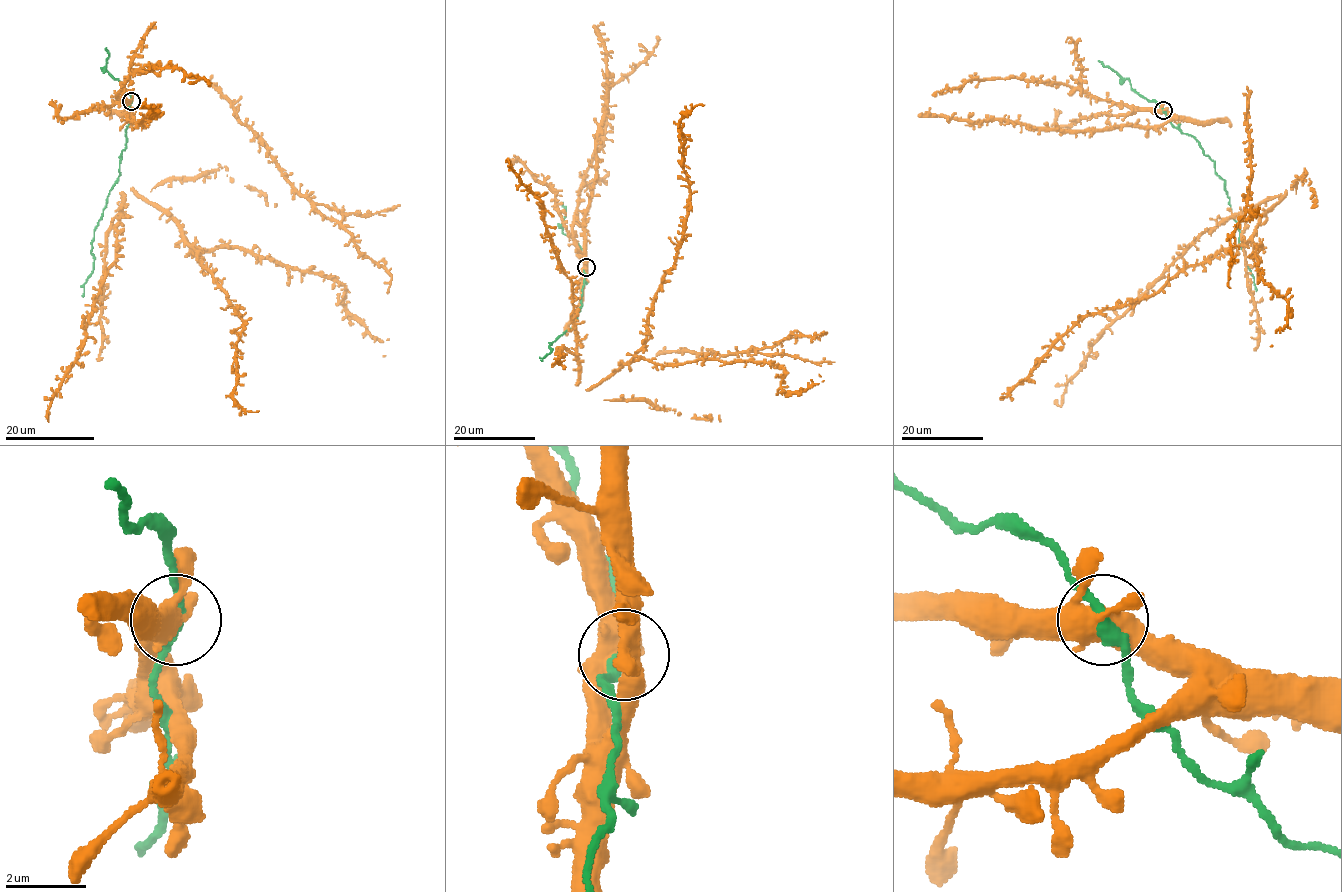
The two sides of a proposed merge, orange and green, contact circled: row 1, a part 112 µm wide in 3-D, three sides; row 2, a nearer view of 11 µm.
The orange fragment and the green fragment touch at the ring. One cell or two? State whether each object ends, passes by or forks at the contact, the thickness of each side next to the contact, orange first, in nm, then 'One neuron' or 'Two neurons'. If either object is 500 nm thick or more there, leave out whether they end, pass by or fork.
At the ring orange forks. At the ring green passes by. Thickness 480 nm (orange) against 280 nm. One neuron

